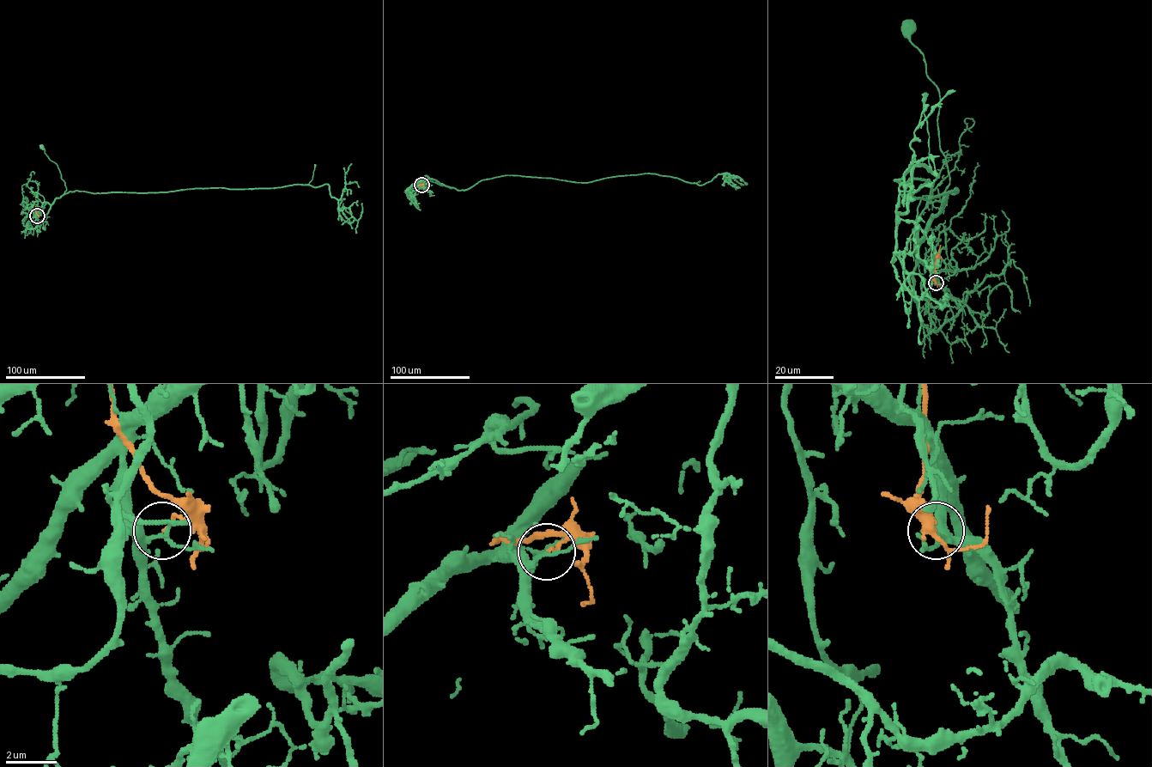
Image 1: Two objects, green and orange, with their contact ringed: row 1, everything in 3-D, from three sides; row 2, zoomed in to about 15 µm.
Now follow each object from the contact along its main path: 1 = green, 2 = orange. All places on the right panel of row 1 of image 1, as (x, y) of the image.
1: (936, 283), (915, 234), (920, 239), (938, 211), (949, 176), (938, 88), (909, 28)
2: (936, 283), (934, 265), (940, 245)

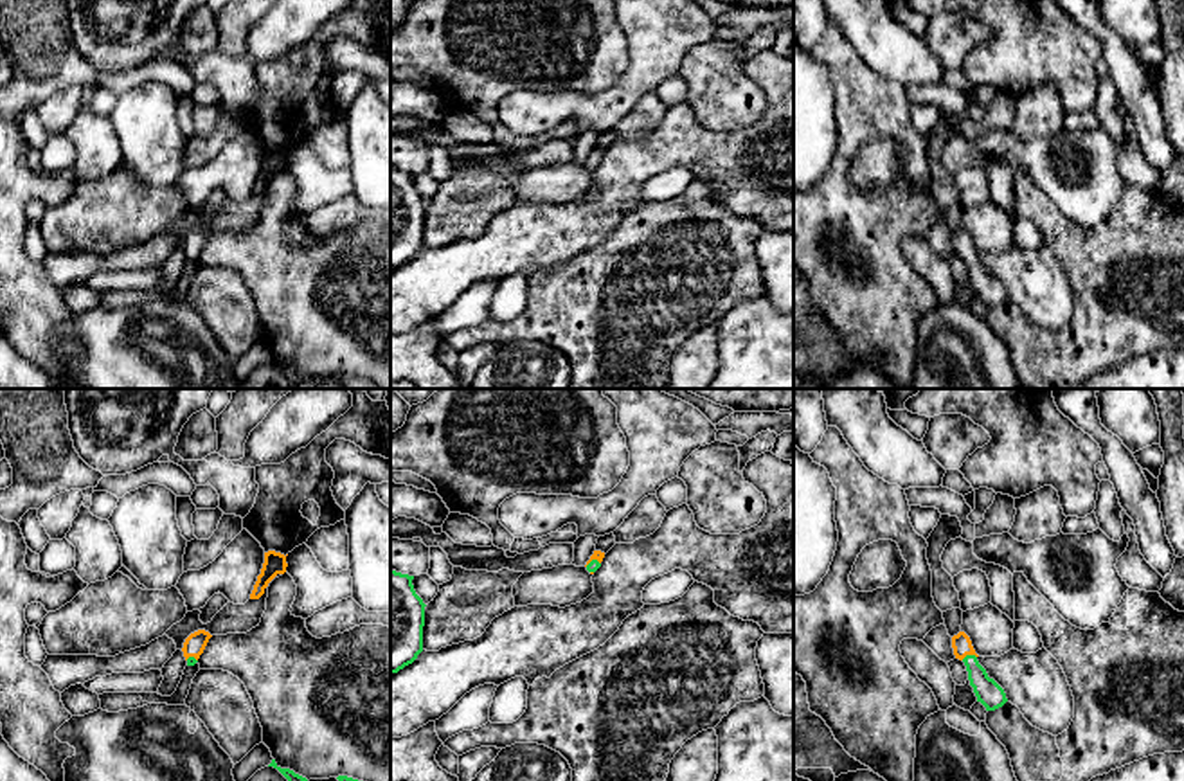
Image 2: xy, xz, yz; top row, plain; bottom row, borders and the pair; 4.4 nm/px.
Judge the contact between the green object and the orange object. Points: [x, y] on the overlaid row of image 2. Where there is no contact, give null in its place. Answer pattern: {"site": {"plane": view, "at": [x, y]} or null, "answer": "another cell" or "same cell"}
{"site": {"plane": "yz", "at": [968, 655]}, "answer": "another cell"}

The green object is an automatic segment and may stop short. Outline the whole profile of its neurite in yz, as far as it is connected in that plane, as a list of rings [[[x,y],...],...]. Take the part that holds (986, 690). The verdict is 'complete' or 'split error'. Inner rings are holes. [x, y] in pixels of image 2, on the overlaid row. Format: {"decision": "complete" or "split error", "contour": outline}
{"decision": "complete", "contour": [[[966,655],[963,662],[966,666],[968,680],[973,687],[977,702],[981,702],[986,711],[995,711],[1002,707],[1008,702],[1006,693],[993,678],[988,677],[977,657]]]}

